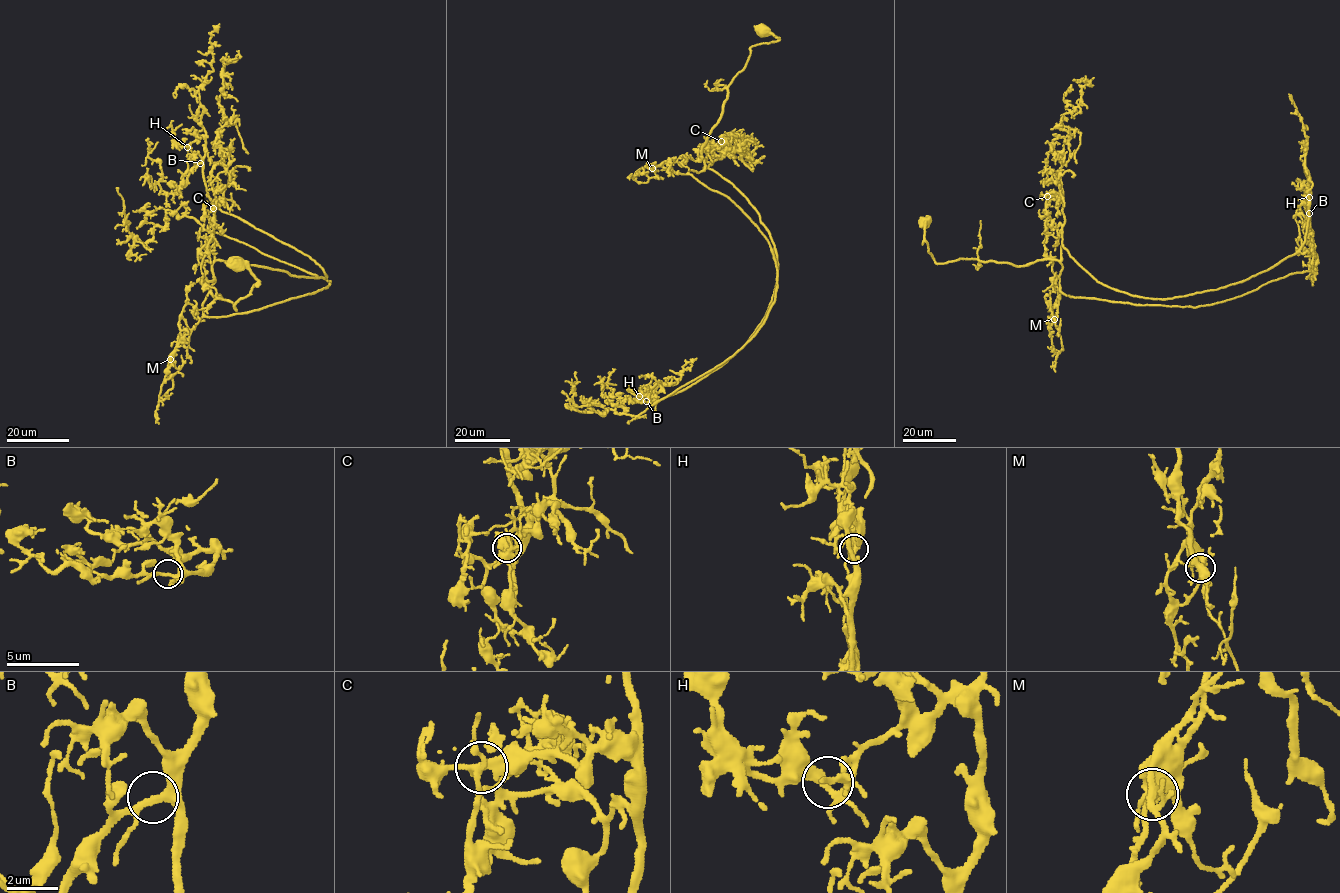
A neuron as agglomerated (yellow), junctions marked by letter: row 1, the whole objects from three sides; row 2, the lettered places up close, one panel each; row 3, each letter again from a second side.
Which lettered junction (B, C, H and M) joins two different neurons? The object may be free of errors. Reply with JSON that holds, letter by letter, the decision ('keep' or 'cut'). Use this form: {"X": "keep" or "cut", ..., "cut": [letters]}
{"B": "keep", "C": "keep", "H": "keep", "M": "keep", "cut": []}

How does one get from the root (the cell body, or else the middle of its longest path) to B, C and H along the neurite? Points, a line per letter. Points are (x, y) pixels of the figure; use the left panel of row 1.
B: (238, 265), (257, 282), (236, 310), (207, 286), (216, 260), (327, 275), (310, 256), (219, 209), (200, 163)
C: (238, 265), (257, 282), (236, 310), (207, 286), (214, 280), (218, 202), (213, 208)
H: (238, 265), (257, 282), (236, 310), (207, 286), (216, 260), (327, 275), (219, 209), (205, 139), (187, 147)

